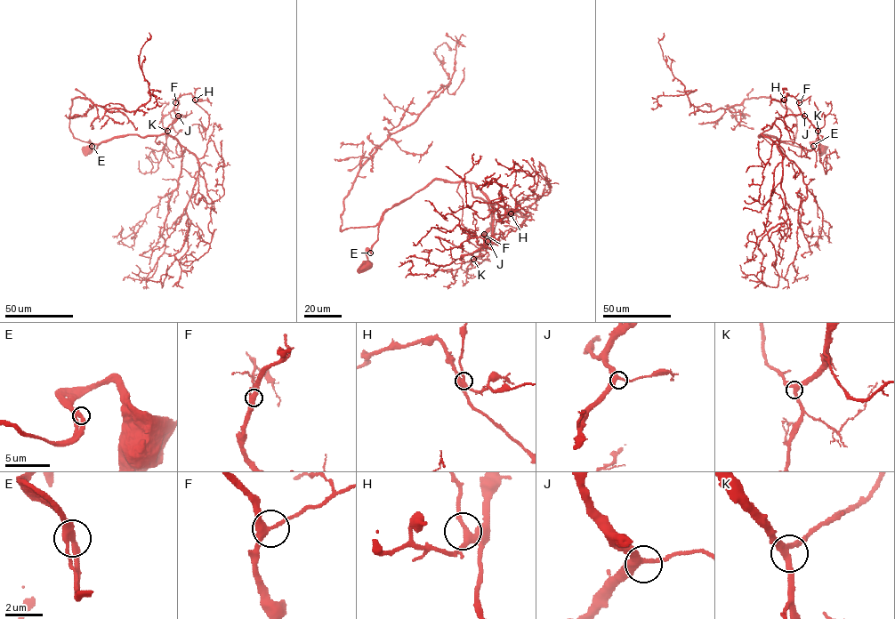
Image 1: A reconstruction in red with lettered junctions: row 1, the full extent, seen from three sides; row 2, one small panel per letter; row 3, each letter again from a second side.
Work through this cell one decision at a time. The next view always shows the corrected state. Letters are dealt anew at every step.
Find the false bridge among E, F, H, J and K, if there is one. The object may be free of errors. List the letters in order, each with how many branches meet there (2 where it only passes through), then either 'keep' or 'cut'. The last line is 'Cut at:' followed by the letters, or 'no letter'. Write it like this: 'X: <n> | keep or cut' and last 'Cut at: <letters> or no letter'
E: 3 | keep
F: 3 | keep
H: 3 | keep
J: 3 | keep
K: 3 | keep
Cut at: no letter

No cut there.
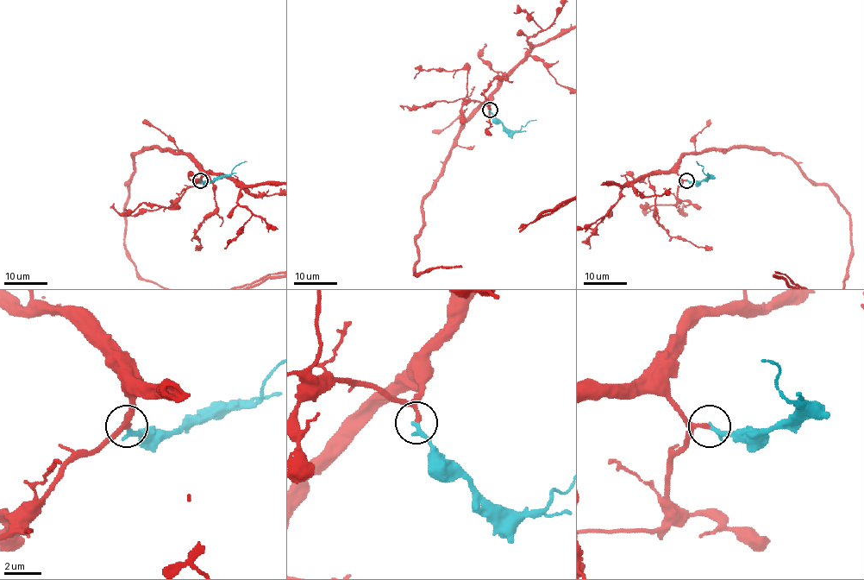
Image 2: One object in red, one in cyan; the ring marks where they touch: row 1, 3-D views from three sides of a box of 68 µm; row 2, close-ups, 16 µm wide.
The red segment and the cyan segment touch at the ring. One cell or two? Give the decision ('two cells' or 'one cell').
one cell

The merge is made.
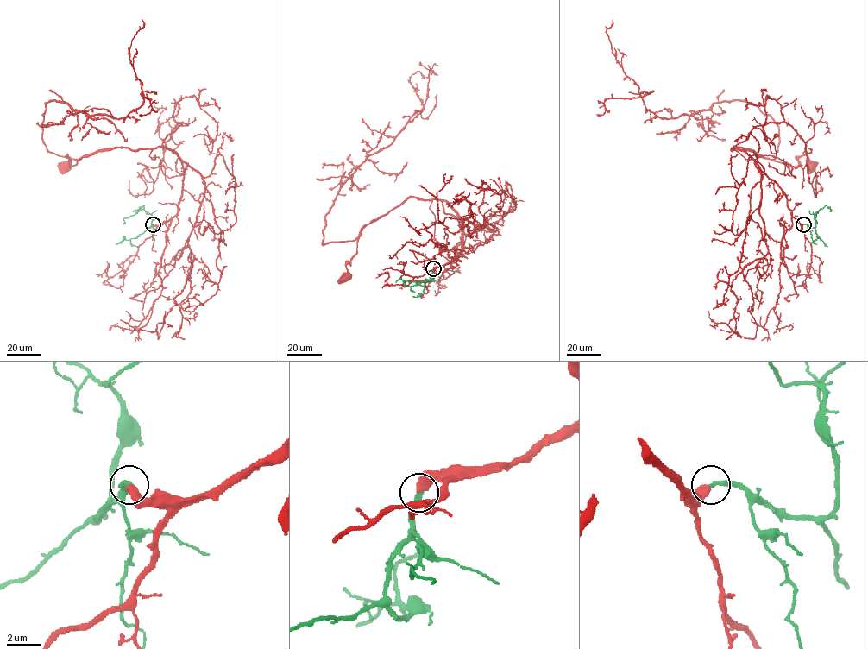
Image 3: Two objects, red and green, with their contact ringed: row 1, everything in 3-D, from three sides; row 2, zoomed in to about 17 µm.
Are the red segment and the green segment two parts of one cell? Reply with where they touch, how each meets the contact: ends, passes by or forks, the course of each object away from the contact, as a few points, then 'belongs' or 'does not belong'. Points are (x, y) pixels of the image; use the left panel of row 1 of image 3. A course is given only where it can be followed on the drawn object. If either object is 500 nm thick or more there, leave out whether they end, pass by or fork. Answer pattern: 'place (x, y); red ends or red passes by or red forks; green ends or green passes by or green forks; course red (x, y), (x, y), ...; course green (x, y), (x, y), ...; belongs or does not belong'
place (153, 224); course red (153, 224), (177, 213), (184, 170), (174, 152), (164, 146), (108, 148), (72, 166), (67, 154), (66, 166); course green (153, 223), (149, 227), (152, 216), (143, 209), (123, 217), (123, 223); belongs

